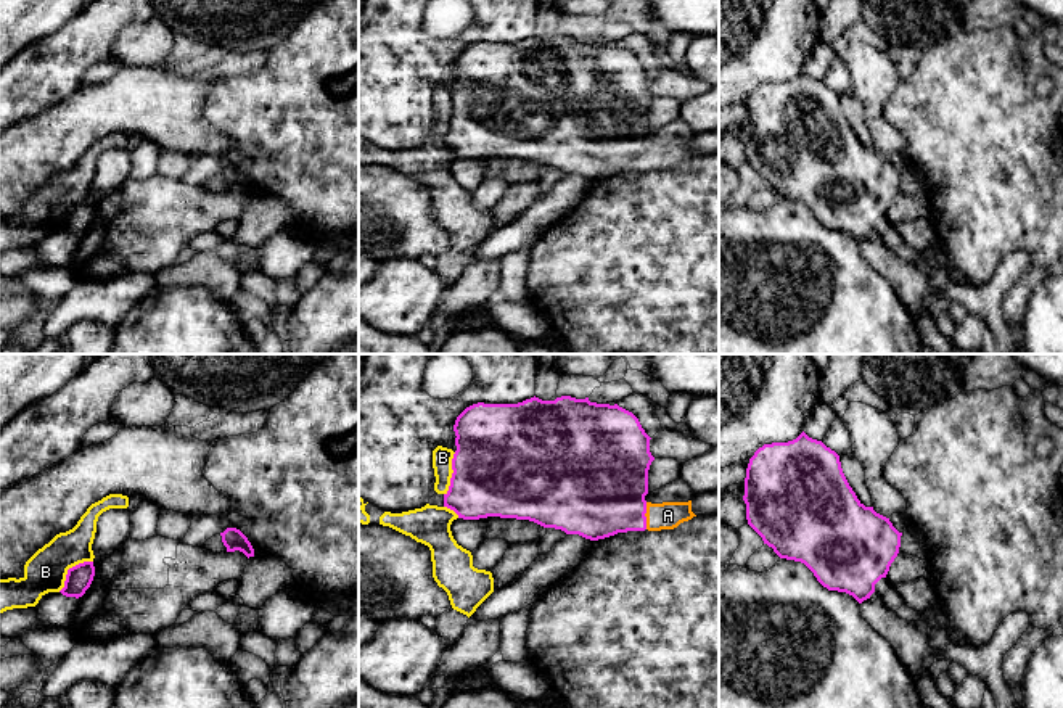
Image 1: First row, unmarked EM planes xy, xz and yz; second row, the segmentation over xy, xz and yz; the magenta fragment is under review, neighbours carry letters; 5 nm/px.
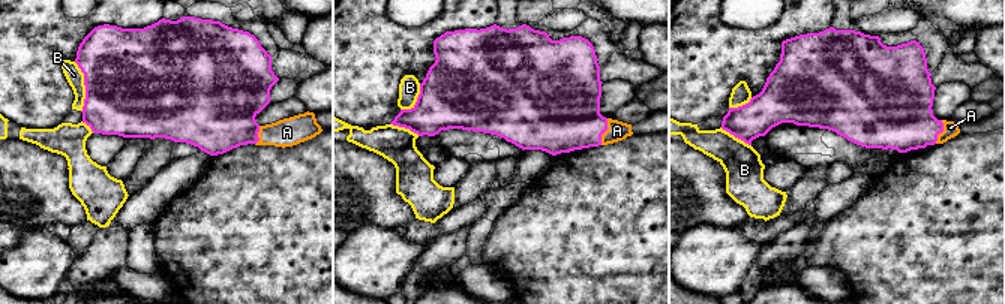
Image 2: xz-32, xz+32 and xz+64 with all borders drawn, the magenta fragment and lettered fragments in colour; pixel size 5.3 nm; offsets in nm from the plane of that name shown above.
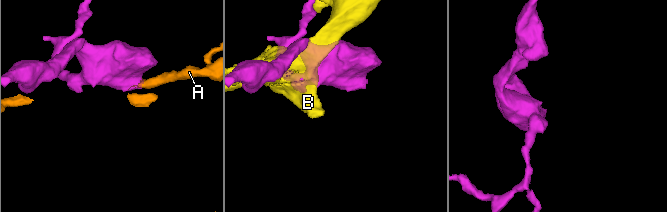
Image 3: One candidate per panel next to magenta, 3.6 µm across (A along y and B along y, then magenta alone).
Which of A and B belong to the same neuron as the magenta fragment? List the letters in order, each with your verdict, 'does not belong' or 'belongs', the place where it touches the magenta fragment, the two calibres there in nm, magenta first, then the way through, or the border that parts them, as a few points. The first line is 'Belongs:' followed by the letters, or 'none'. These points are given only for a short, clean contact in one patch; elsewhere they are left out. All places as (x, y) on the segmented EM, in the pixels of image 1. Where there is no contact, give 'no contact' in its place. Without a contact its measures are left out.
Belongs: A
A: belongs | xz (644, 515) | 460/140 nm | across xz (600, 491), (611, 502), (644, 515), (668, 515)
B: does not belong | xy (69, 568) | 130/220 nm

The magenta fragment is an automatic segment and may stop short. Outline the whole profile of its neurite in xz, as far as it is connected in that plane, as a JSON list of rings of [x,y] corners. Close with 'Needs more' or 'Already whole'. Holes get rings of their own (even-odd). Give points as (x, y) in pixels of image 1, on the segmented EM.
[[[561,396],[555,401],[542,401],[539,397],[531,397],[518,404],[484,404],[478,402],[466,407],[455,420],[455,446],[457,451],[452,459],[452,478],[449,491],[444,494],[444,507],[454,510],[458,518],[463,520],[479,520],[487,517],[500,517],[500,518],[516,518],[516,520],[529,520],[544,528],[561,529],[566,534],[579,534],[590,541],[605,539],[614,536],[618,533],[627,531],[661,531],[661,529],[674,529],[680,523],[692,520],[696,517],[692,512],[692,500],[688,502],[663,502],[651,504],[645,500],[648,494],[648,470],[655,457],[650,452],[650,436],[642,428],[638,418],[619,407],[618,404],[597,404],[590,402],[589,397],[576,399],[571,396]]]. Needs more

